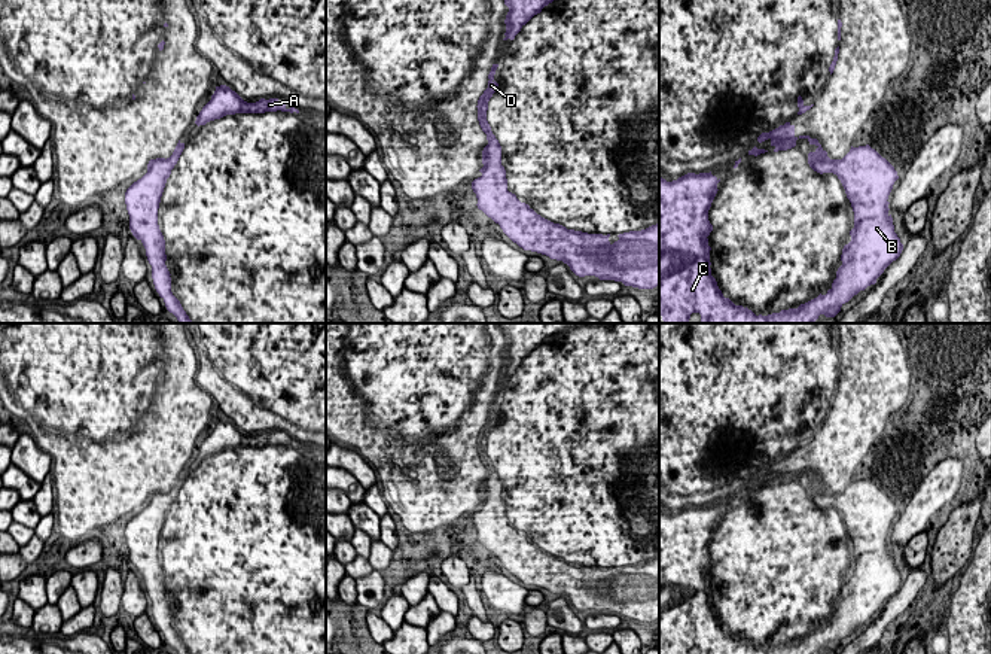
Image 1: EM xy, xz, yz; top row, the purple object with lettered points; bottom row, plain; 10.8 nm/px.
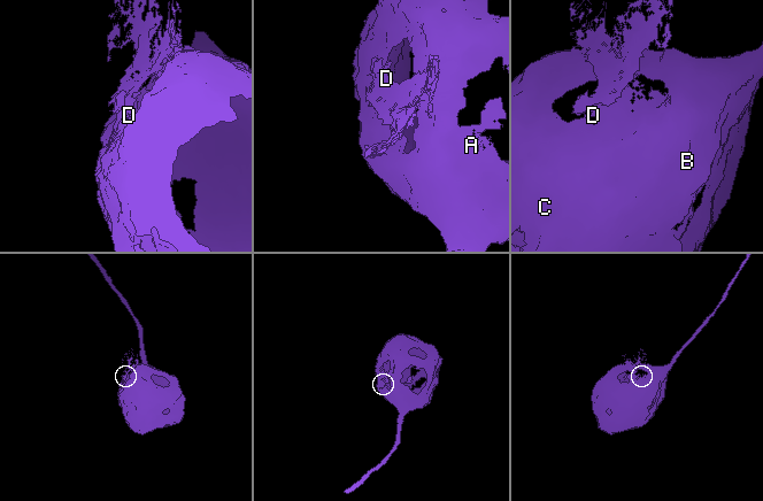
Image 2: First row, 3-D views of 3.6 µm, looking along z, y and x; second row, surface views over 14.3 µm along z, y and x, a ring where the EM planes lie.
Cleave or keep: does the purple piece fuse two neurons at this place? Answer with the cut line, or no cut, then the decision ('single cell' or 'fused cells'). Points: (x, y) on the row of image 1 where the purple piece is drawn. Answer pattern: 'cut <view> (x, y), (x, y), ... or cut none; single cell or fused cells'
cut yz (845, 157), (836, 163), (826, 163), (819, 170); fused cells

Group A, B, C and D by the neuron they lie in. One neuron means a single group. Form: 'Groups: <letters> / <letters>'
Groups: A B C / D

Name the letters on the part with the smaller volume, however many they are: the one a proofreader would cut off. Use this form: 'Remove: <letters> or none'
Remove: D

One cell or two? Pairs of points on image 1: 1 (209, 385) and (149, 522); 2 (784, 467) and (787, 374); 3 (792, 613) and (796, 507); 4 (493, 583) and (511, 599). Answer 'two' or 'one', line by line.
1: two
2: one
3: one
4: one

